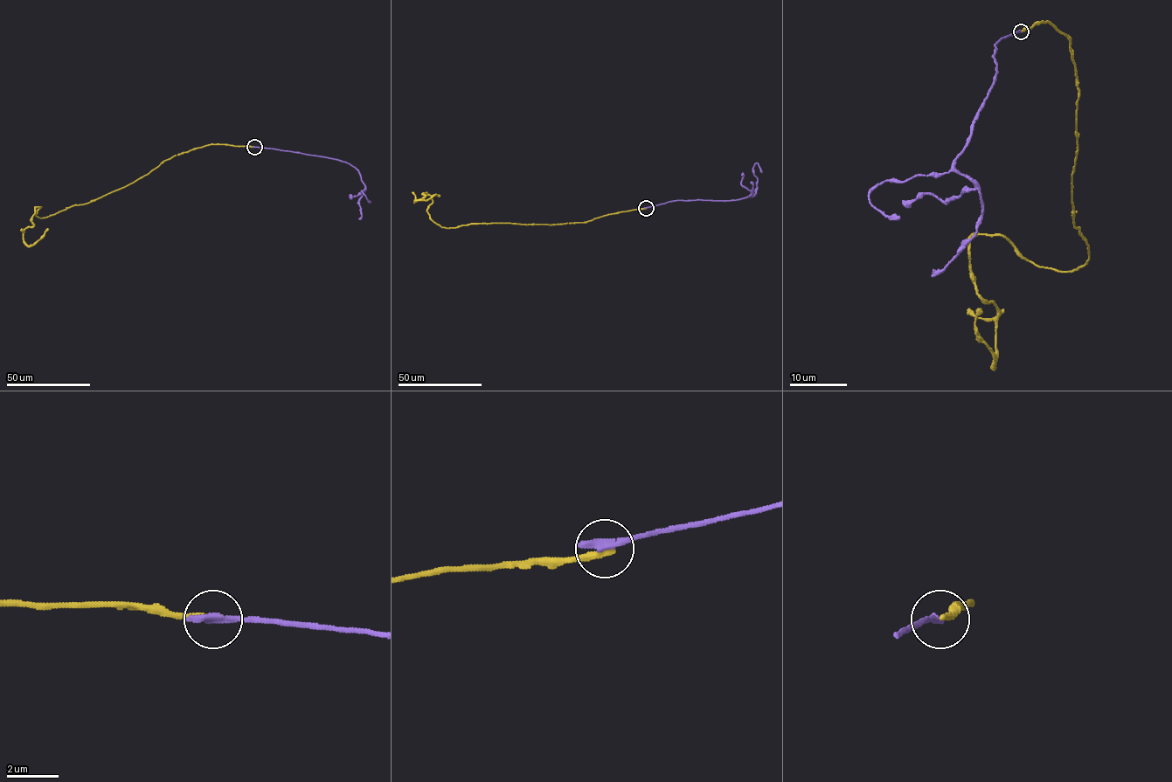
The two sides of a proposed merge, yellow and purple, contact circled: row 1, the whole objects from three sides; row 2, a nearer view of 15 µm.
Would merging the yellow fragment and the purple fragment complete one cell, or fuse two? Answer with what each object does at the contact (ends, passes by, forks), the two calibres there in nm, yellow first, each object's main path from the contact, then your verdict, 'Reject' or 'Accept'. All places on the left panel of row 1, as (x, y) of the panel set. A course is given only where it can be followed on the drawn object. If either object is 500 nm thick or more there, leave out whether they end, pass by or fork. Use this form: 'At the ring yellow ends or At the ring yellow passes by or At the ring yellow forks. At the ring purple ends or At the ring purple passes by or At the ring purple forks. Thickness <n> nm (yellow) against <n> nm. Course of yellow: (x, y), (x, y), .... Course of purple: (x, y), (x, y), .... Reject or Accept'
At the ring yellow ends. At the ring purple ends. Thickness 280 nm (yellow) against 360 nm. Course of yellow: (254, 147), (197, 148), (85, 204), (39, 217), (36, 207), (23, 241), (33, 245), (47, 229). Course of purple: (254, 147), (319, 155), (350, 163), (358, 170), (364, 184), (365, 190), (362, 190), (371, 202). Reject

